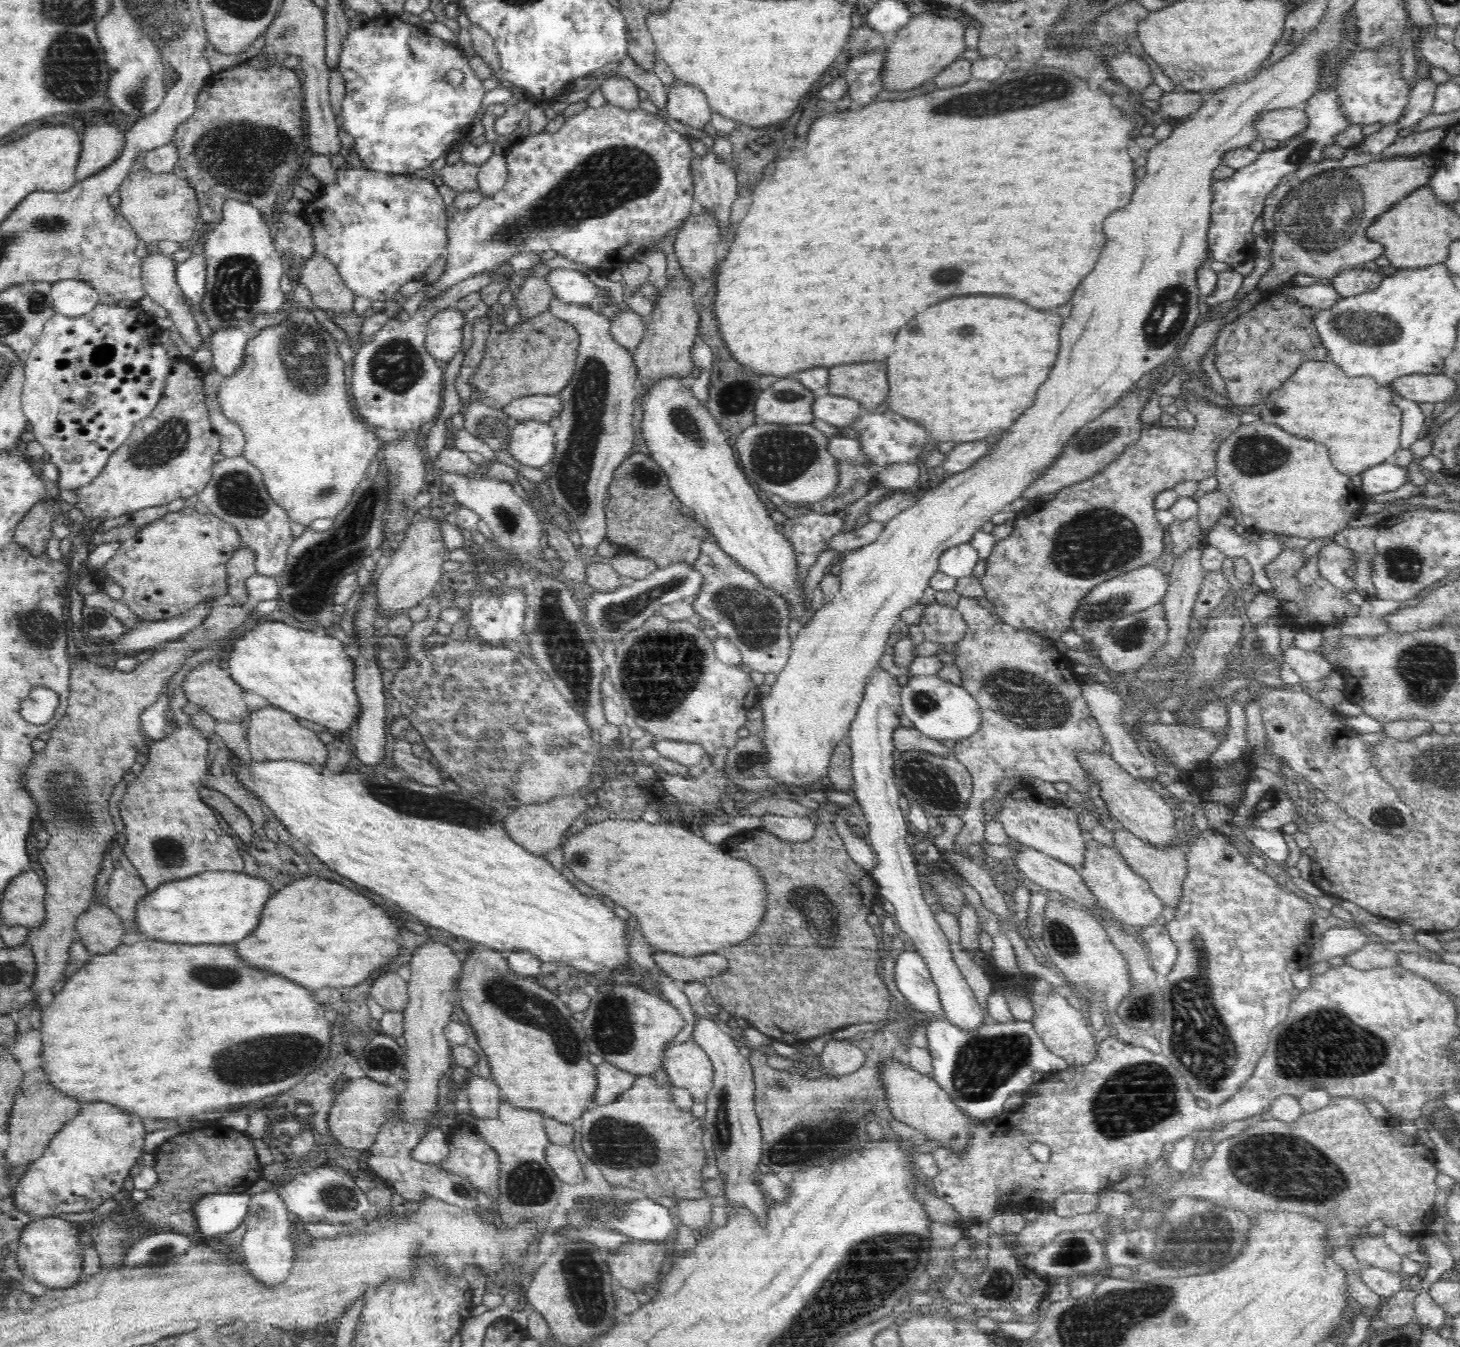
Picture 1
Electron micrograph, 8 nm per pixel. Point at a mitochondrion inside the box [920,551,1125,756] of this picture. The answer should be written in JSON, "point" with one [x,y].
{"point":[1024,699]}

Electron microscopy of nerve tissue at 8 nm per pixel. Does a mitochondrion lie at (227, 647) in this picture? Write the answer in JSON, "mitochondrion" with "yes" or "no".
{"mitochondrion":"no"}

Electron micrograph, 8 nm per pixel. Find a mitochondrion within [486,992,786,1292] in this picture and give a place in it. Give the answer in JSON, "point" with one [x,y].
{"point":[616,1143]}

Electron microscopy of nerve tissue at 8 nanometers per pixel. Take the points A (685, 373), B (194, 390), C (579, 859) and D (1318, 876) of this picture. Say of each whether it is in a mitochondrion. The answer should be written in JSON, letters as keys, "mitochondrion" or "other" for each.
{"A":"other","B":"other","C":"other","D":"other"}

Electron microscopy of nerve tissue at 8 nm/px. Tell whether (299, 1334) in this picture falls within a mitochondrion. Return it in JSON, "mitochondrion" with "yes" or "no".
{"mitochondrion":"no"}

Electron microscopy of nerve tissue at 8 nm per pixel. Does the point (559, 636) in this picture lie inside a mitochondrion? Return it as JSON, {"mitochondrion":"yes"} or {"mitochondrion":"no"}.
{"mitochondrion":"yes"}

